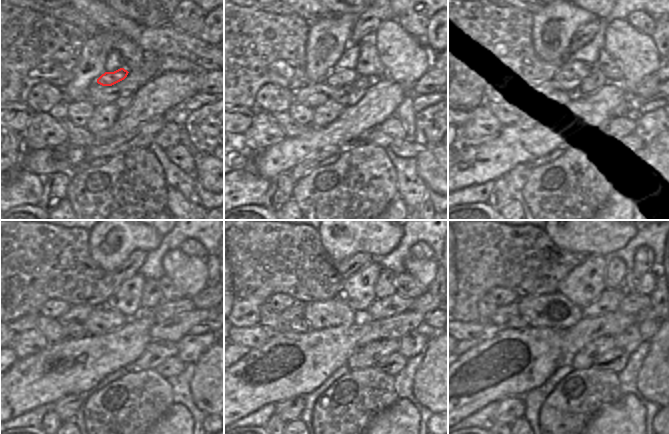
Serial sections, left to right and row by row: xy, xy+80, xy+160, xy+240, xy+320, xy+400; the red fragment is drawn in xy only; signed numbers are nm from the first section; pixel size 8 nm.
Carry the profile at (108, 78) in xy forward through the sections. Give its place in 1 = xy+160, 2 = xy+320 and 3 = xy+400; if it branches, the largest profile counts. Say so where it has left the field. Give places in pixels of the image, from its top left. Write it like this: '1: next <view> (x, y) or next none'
1: next xy+160 (572, 71)
2: next xy+320 (358, 290)
3: next xy+400 (584, 284)

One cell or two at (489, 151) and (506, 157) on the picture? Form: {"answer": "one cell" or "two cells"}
{"answer": "one cell"}

